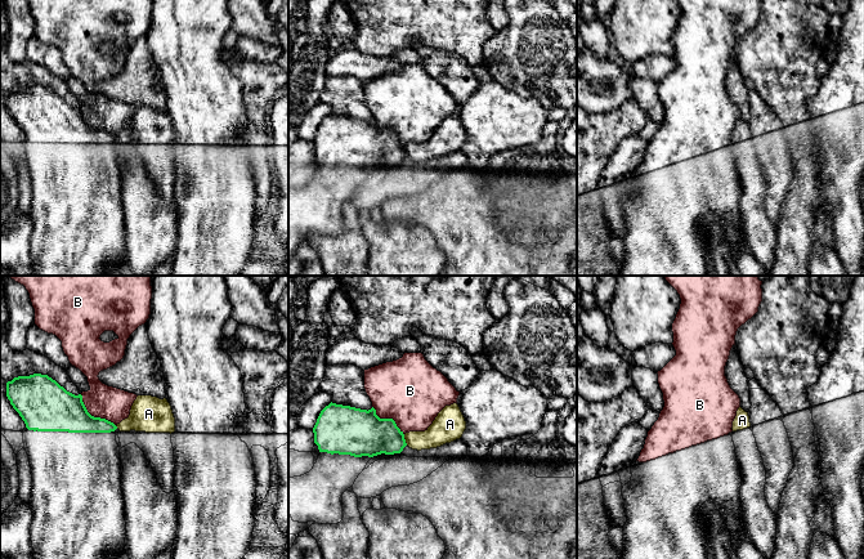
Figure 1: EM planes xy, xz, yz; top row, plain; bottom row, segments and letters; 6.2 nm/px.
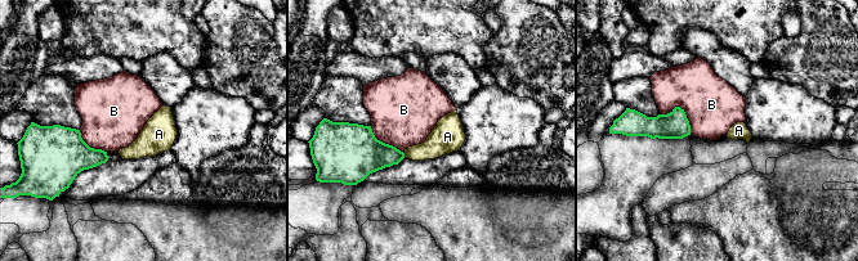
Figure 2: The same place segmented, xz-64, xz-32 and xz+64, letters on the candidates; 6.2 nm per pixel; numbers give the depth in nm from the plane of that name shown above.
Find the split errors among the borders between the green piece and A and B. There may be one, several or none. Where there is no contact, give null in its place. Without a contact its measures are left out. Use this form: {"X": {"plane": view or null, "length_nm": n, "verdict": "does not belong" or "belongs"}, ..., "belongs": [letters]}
{"A": {"plane": "xz", "length_nm": 80, "verdict": "does not belong"}, "B": {"plane": "xy", "length_nm": 300, "verdict": "does not belong"}, "belongs": []}

